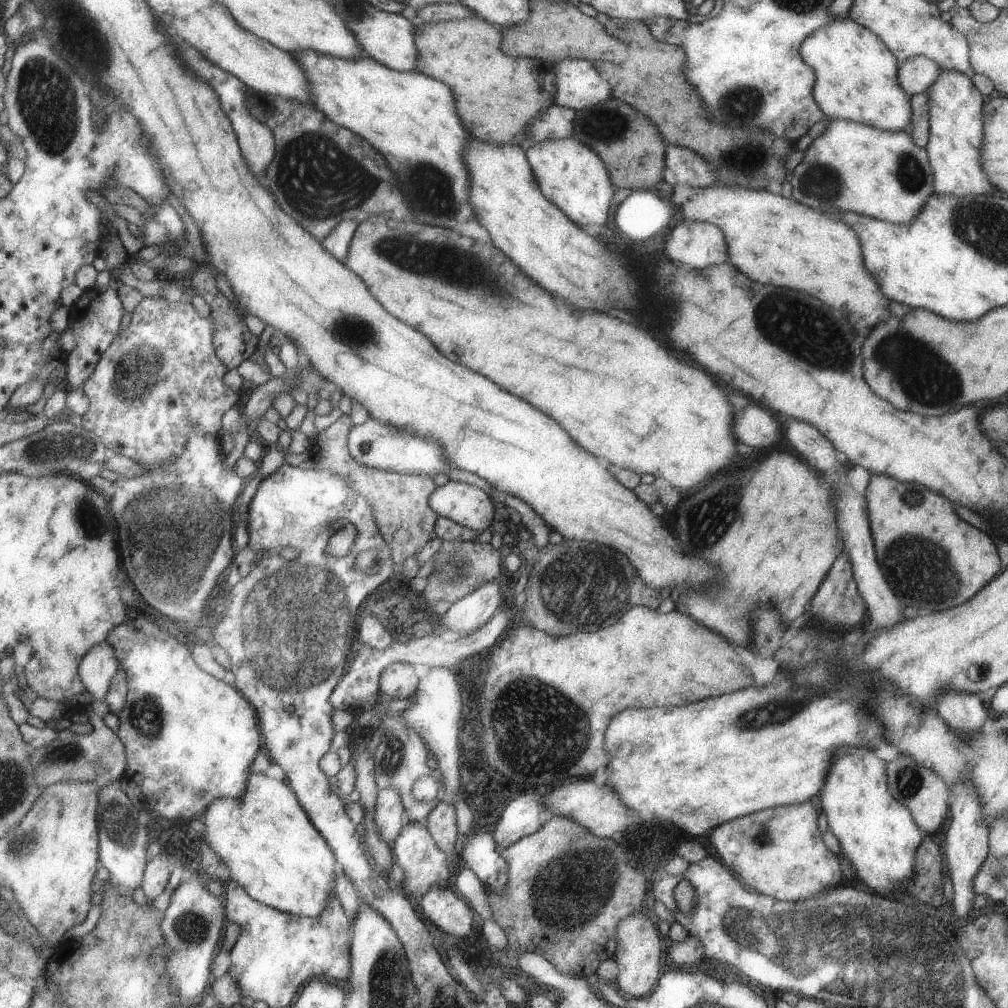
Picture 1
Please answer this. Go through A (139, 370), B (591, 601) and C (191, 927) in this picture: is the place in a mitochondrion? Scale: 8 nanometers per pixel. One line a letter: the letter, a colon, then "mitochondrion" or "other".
A: mitochondrion
B: mitochondrion
C: mitochondrion

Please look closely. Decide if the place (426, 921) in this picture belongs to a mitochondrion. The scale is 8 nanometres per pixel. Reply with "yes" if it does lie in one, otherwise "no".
no

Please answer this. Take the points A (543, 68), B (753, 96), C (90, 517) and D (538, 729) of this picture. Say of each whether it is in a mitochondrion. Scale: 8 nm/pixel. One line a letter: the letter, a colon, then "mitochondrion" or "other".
A: other
B: mitochondrion
C: mitochondrion
D: mitochondrion

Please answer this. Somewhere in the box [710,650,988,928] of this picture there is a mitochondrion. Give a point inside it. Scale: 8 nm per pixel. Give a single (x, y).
(773, 713)

